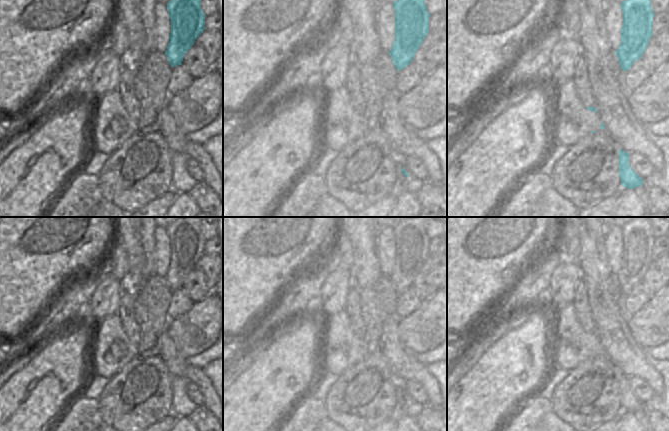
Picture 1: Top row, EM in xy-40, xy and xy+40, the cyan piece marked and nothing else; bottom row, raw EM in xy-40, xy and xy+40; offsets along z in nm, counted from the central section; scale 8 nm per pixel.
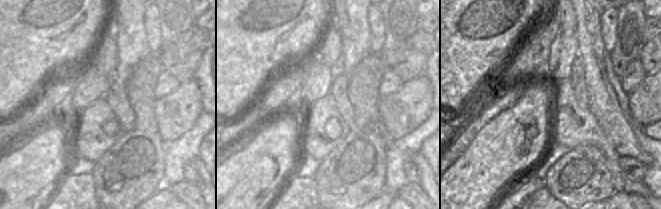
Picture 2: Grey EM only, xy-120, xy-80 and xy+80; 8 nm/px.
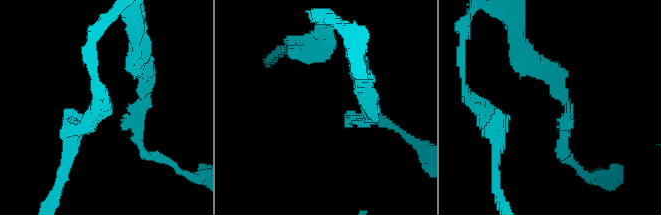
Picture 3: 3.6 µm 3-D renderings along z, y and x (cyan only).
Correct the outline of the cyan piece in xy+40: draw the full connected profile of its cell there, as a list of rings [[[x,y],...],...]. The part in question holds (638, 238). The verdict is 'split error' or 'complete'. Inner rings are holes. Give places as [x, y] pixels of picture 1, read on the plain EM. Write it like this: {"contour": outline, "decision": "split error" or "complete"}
{"contour": [[[634,219],[621,227],[623,250],[621,268],[615,275],[623,295],[631,290],[645,276],[653,260],[653,242],[655,240],[649,219]]], "decision": "complete"}

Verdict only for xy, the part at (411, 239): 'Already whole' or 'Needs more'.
Already whole

